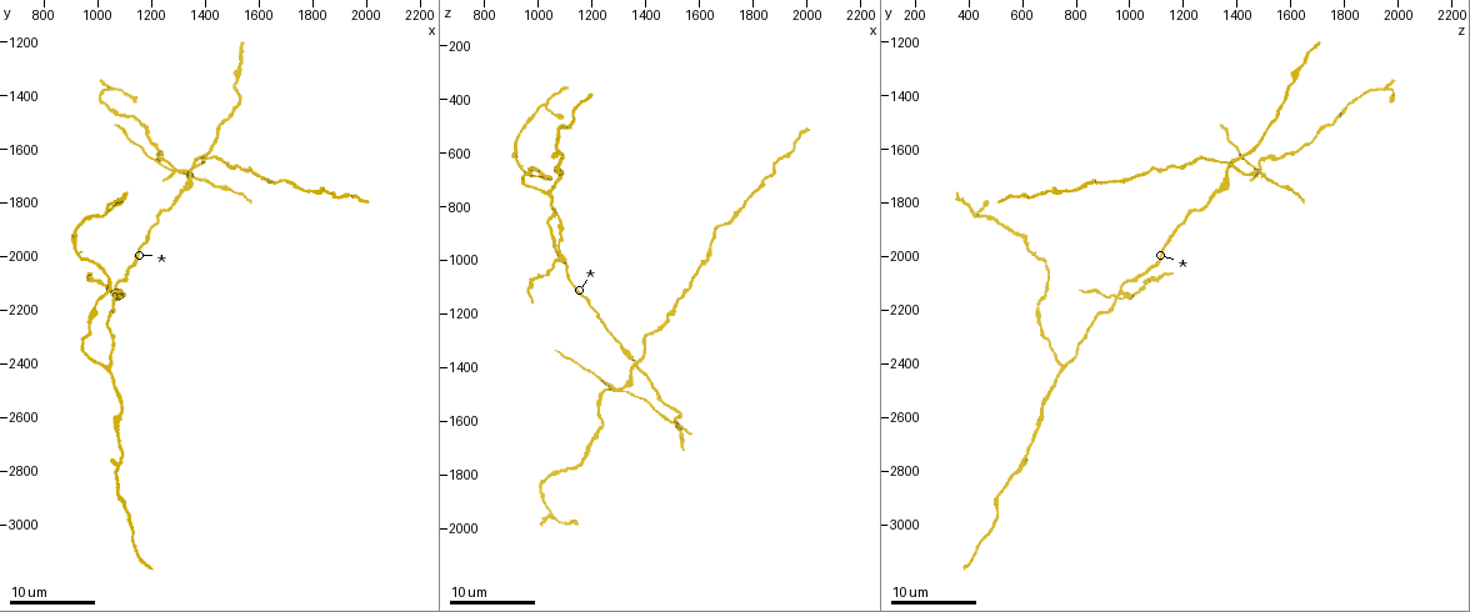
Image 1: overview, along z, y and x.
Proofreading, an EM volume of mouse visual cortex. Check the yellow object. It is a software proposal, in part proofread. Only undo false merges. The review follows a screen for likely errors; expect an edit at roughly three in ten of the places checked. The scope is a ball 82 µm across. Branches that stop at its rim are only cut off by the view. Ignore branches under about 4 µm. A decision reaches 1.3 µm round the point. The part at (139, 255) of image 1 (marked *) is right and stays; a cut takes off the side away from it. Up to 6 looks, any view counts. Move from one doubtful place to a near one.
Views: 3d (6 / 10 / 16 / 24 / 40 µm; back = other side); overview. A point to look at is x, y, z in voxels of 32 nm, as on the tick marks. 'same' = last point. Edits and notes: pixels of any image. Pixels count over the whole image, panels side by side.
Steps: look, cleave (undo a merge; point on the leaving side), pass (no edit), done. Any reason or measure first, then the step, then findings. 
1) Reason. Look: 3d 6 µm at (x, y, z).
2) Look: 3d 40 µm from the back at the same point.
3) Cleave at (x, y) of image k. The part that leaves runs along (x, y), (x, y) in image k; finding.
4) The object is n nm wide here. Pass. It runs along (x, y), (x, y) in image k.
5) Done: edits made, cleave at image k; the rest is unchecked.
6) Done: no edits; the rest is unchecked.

Four arms meet. Look: 3d 10 µm at (1360, 1660, 1390).

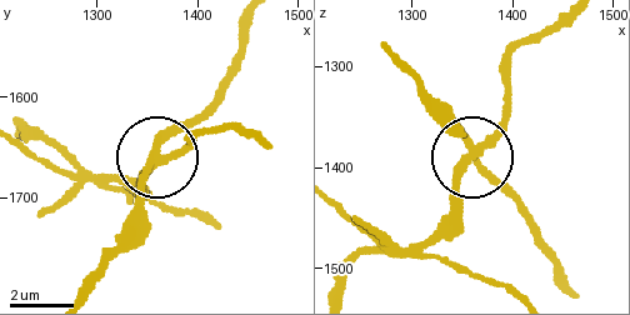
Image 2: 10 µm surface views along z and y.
Closer look. Look: 3d 6 µm at (1366, 1660, 1384).

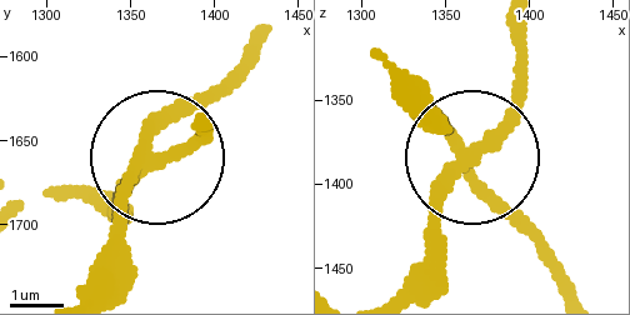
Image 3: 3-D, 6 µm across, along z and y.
The object is 260 nm wide here. Pass. One neuron here.

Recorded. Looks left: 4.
Branch point. Look: 3d 16 µm at (1080, 2140, 960).

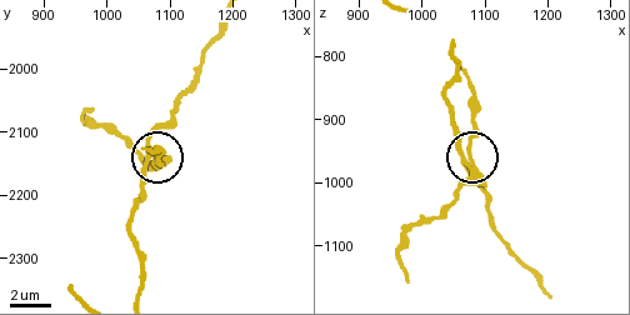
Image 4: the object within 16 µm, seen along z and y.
From behind. Look: 3d 16 µm from the back at the same point.

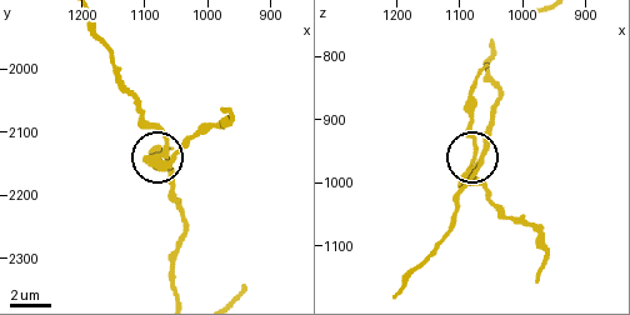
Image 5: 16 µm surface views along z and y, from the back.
3 arms meet here. Cleave at (489, 193) of image 5. The part that leaves runs along (163, 151), (168, 160), (223, 126), (231, 115), (223, 106) in image 5; a second neuron is stuck on.

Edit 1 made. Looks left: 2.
Three-way junction. Look: 3d 6 µm at (1030, 2410, 740).

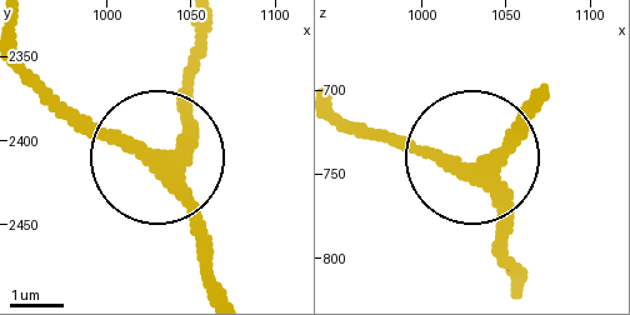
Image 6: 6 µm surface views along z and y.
The object is 250 nm wide here. Pass. It runs along (515, 279), (498, 194), (475, 168), (538, 104) in image 6; all the same neuron.

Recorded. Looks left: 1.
Done: edits made, cleave at image 5; the rest is unchecked.

